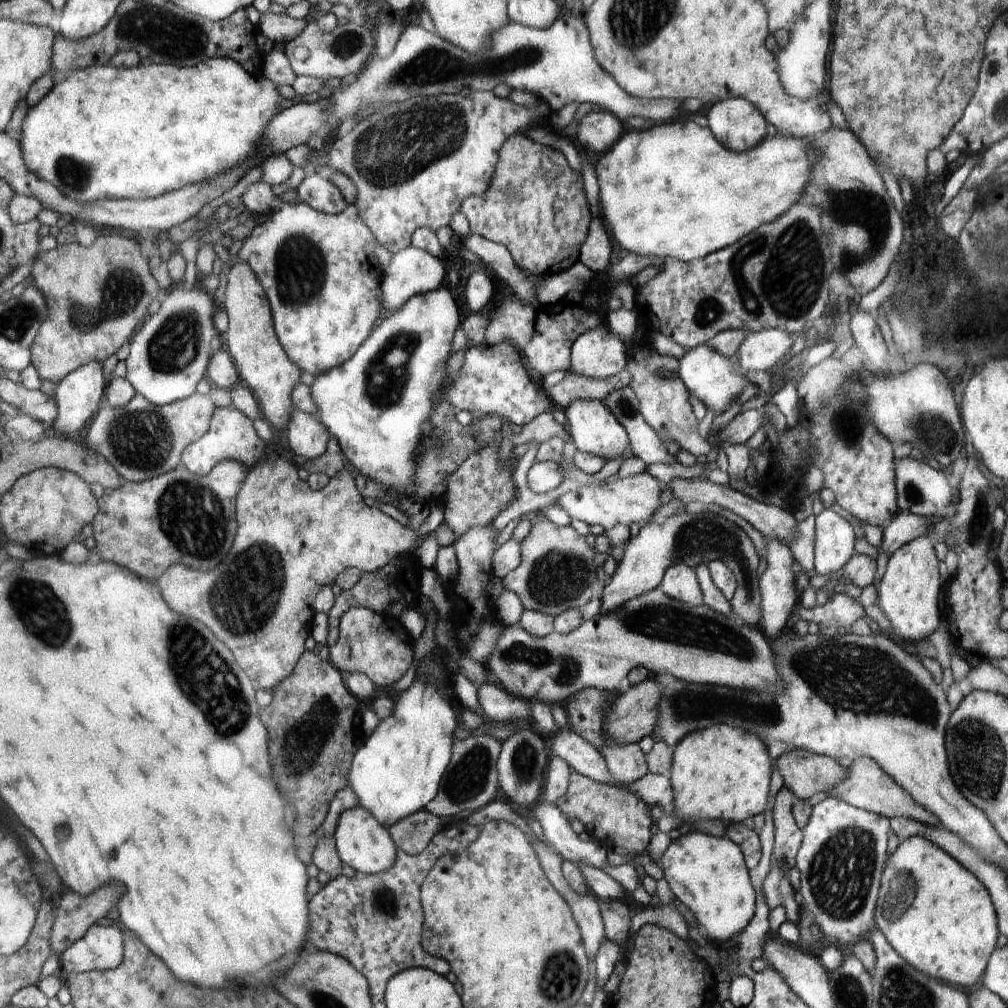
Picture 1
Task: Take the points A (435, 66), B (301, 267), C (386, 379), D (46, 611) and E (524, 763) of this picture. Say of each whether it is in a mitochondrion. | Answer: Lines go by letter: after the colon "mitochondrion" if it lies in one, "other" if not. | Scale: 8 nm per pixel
A: mitochondrion
B: mitochondrion
C: mitochondrion
D: mitochondrion
E: mitochondrion

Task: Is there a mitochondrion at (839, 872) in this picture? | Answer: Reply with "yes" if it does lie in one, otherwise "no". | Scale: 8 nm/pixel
yes

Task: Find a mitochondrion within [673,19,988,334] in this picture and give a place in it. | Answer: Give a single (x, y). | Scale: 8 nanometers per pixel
(785, 294)

